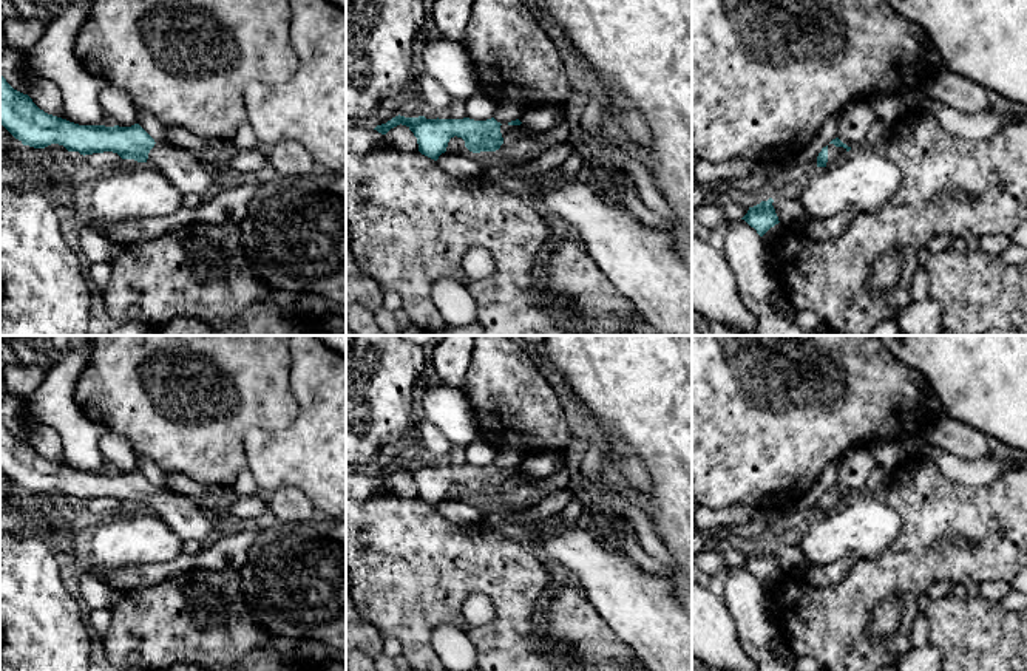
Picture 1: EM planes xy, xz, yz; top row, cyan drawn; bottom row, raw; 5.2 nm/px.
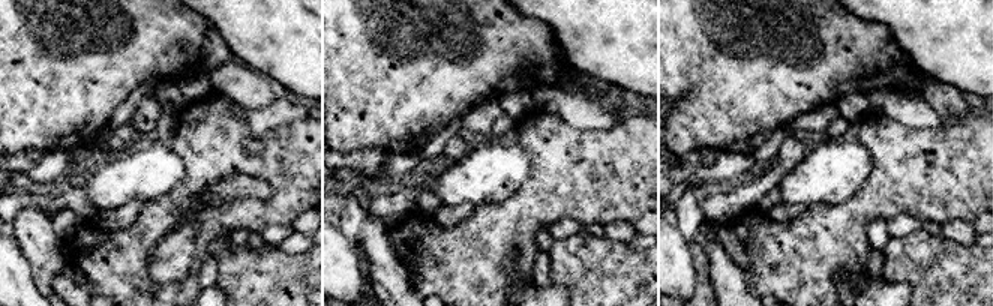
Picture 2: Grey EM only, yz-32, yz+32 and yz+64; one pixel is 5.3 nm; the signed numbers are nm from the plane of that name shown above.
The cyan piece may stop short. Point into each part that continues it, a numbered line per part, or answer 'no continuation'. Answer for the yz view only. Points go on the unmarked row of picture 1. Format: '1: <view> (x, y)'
1: yz (834, 500)

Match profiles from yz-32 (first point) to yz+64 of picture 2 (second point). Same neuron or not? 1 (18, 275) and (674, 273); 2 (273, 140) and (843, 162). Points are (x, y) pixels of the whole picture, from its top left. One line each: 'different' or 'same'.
1: same
2: different

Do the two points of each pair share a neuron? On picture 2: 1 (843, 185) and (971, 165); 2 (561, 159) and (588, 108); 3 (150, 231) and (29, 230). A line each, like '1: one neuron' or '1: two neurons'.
1: two neurons
2: two neurons
3: two neurons

